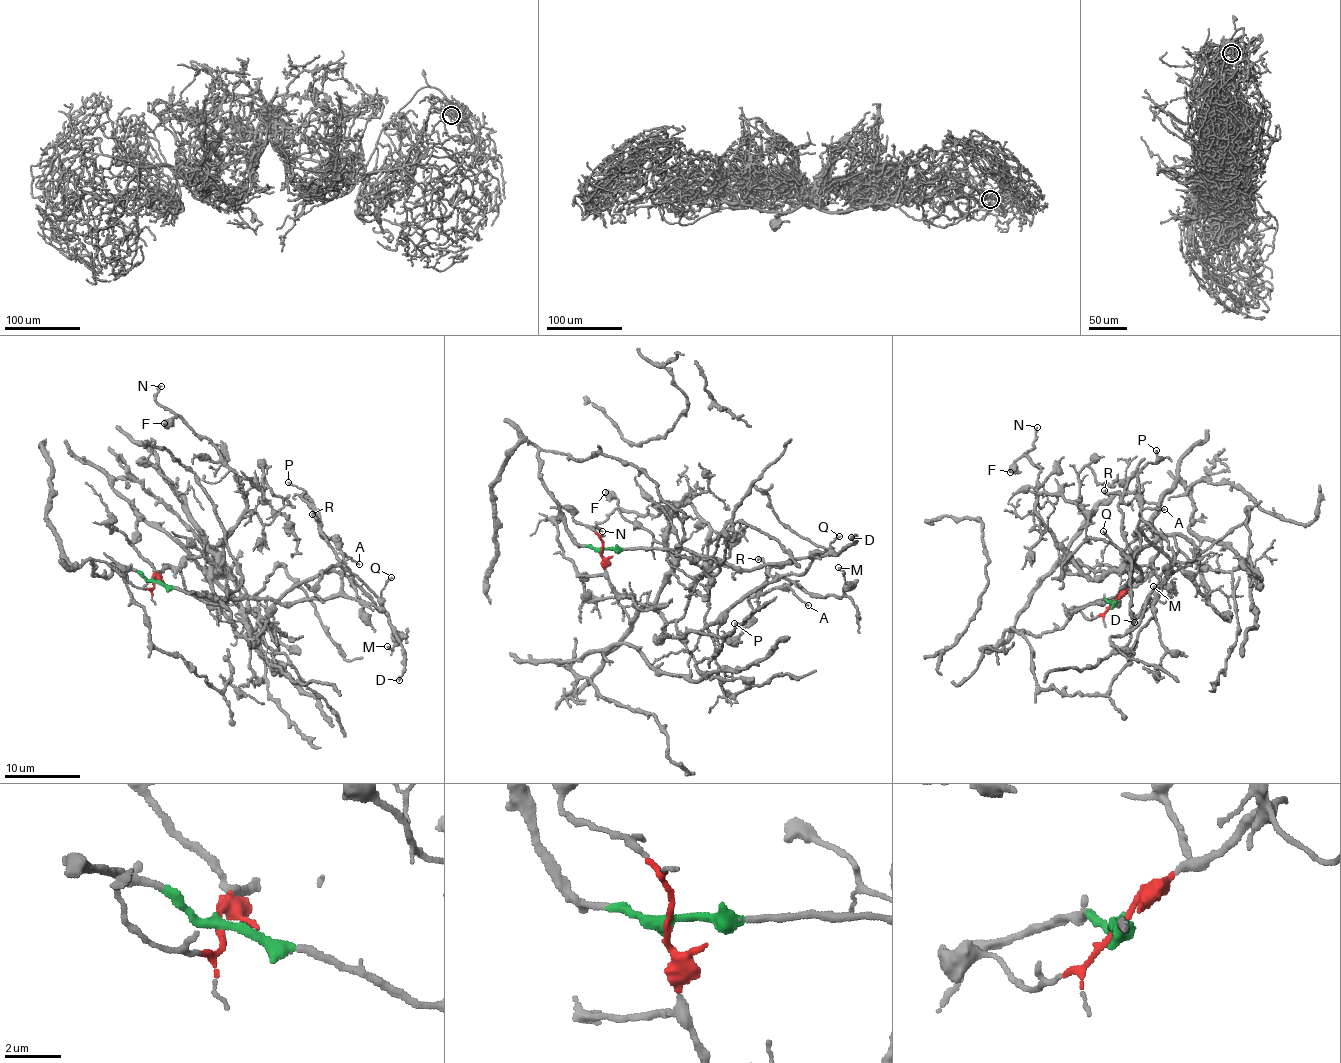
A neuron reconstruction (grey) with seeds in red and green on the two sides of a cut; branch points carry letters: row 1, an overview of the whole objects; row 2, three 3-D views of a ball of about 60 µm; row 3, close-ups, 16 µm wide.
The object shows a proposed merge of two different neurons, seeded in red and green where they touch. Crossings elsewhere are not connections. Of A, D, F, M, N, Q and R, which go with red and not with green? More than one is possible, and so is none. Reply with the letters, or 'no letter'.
A, F, M, N

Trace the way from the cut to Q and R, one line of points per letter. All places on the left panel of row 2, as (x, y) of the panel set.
Q: (154, 581), (178, 587), (209, 603), (264, 598), (303, 602), (341, 596), (378, 606), (382, 588), (392, 576)
R: (154, 581), (178, 587), (209, 603), (264, 598), (290, 602), (332, 599), (341, 586), (340, 558), (312, 513)

